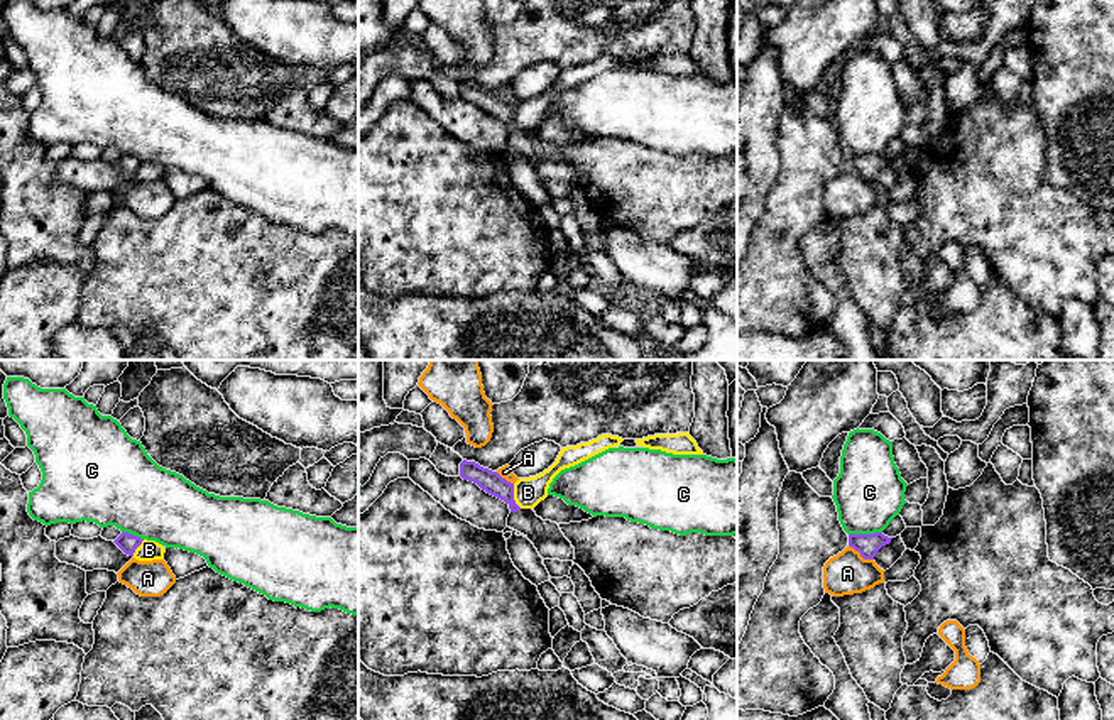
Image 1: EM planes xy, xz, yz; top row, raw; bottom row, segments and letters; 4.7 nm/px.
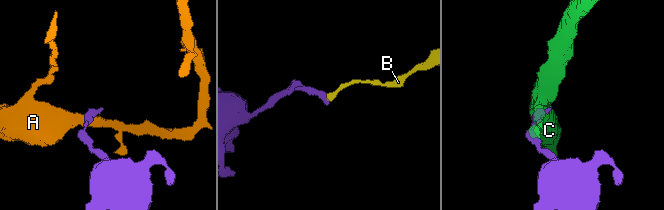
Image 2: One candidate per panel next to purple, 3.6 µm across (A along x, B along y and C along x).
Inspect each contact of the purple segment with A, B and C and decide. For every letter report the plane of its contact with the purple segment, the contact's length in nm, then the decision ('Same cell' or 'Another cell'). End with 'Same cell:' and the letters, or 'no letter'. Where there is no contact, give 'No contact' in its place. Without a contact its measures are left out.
A: Touches purple in yz. Shared border 140 nm. Another cell
B: Touches purple in xz. Shared border 130 nm. Another cell
C: Touches purple in yz. Shared border 160 nm. Another cell
Same cell: no letter

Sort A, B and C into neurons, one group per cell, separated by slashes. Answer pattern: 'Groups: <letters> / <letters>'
Groups: A / B / C

